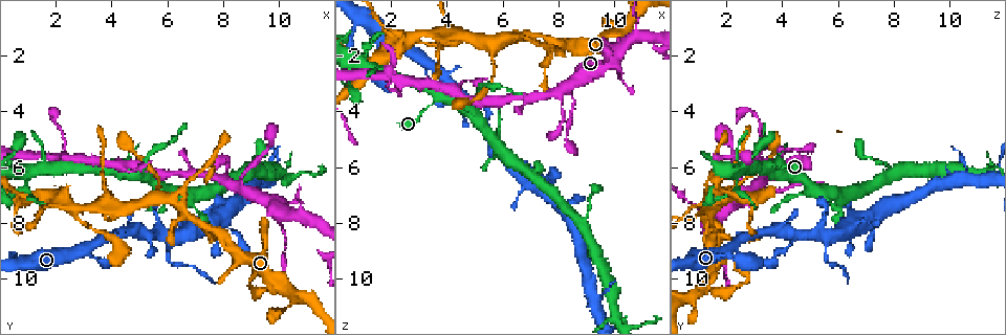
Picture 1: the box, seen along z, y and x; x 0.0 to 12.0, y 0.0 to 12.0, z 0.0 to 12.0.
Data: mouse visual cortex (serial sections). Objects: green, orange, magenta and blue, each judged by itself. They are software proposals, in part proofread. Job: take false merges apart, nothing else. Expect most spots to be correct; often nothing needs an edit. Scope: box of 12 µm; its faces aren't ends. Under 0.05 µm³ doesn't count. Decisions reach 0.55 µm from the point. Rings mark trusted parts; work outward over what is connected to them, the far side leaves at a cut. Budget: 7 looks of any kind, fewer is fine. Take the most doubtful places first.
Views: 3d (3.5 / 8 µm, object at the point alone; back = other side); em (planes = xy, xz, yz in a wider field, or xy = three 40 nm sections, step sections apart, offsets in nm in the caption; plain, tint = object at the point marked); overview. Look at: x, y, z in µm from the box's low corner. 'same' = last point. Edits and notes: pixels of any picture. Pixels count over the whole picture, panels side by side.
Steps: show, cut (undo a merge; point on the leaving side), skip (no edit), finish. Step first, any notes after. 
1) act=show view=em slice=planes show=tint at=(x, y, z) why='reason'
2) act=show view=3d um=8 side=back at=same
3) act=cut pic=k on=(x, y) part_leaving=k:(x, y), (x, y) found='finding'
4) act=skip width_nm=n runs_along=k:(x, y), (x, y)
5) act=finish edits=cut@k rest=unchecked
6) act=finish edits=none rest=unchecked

act=show view=3d um=8 at=(4.9, 6.2, 3.6)

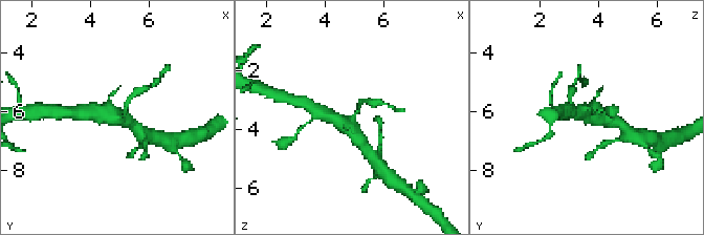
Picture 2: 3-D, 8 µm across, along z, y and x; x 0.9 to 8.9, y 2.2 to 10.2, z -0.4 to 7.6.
act=show view=3d um=3.5 at=(4.9, 6.2, 3.7)

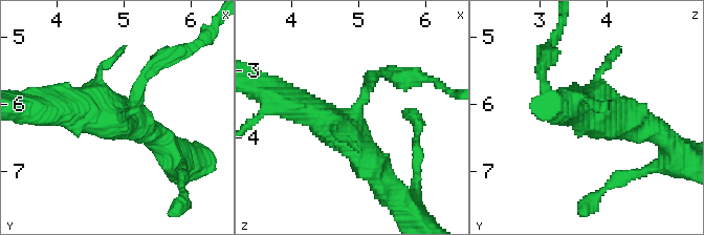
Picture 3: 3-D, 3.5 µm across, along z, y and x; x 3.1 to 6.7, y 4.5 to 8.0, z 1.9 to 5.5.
act=show view=em slice=xy step=2 show=tint at=(4.95, 6.25, 3.70) why='now the EM'

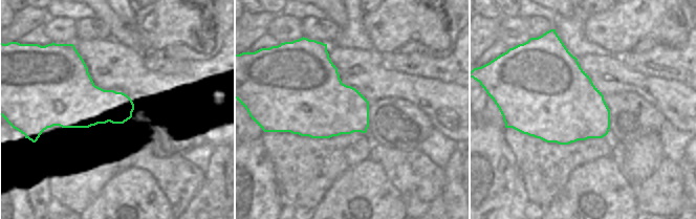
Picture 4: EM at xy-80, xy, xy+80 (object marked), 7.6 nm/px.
act=skip runs_along=3:(276, 101), (347, 135), (378, 178) found='all the same cell'

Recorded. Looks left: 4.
act=show view=3d um=3.5 side=back at=(5.6, 8.4, 5.1) why='small branch off a trunk'

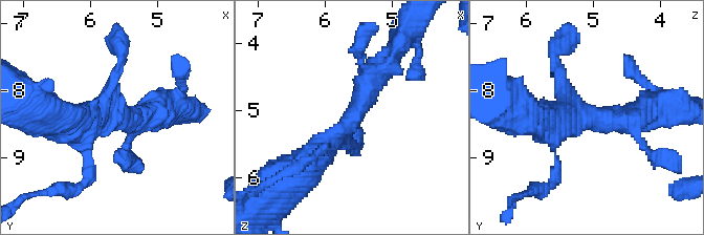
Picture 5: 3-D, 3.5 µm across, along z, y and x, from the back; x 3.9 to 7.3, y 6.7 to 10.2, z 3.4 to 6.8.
act=show view=em slice=xy step=5 show=tint at=(5.65, 8.40, 5.20) why='now the EM'

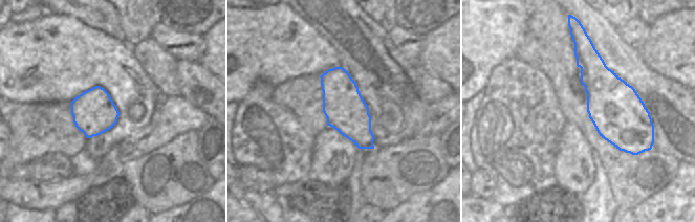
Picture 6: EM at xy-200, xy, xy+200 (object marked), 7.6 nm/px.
act=skip runs_along=5:(384, 63), (346, 128), (294, 173) found='all the same cell'

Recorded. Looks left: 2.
act=show view=3d um=3.5 at=(2.7, 7.4, 1.4) why='abrupt turn'

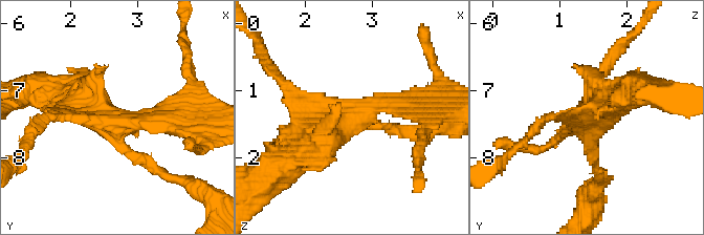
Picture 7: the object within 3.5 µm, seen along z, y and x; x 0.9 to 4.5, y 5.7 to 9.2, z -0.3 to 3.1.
act=skip arm_widths_nm=200,200,200,450 runs_along=7:(420, 102), (378, 102), (298, 156) found='continuous, no second cell'

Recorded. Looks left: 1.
act=finish edits=none rest=unchecked

